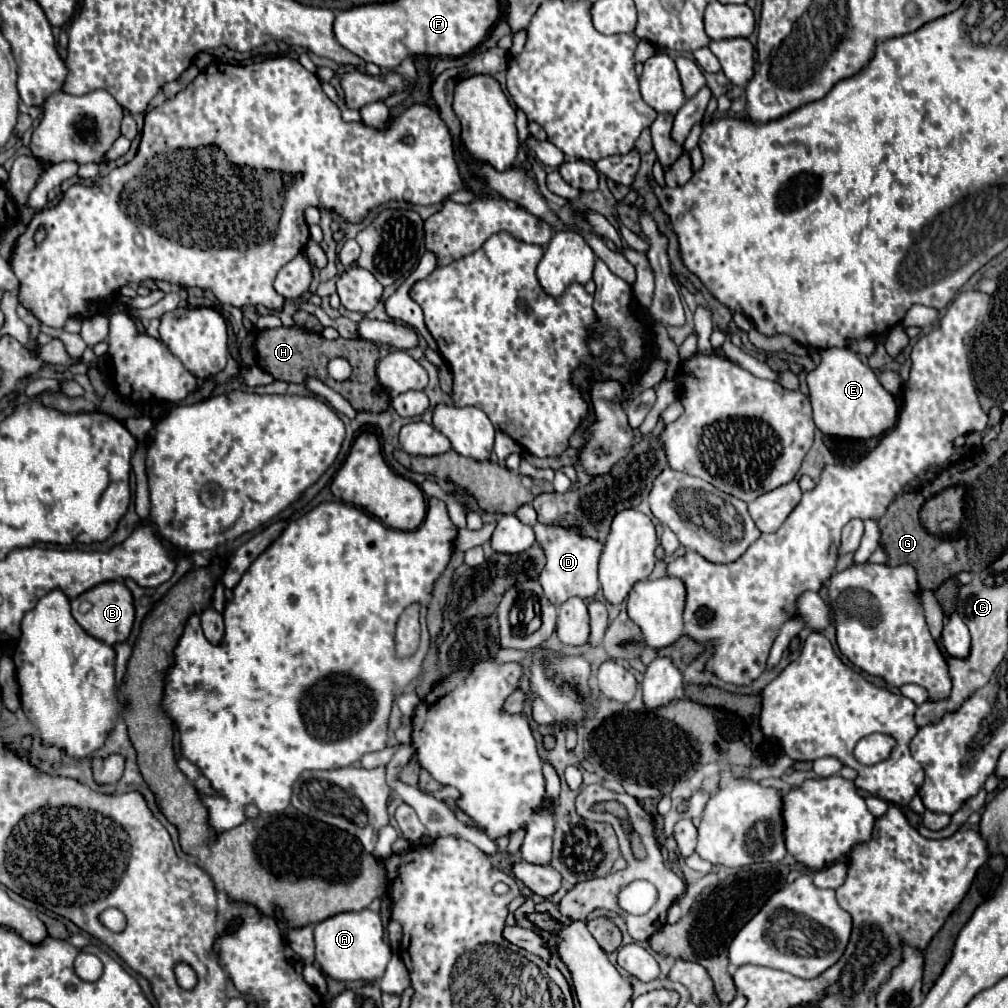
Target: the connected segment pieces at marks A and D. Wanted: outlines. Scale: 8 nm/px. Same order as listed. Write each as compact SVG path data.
M370 908L358 912L340 912L318 924L314 924L315 961L320 968L344 982L354 980L378 980L386 972L392 958L390 946L384 942L384 926L378 912Z
M536 524L536 542L540 548L544 548L546 554L546 566L540 574L540 584L544 588L544 594L554 606L562 606L568 598L580 596L580 598L592 598L596 590L600 588L598 582L598 560L602 554L602 544L596 544L596 540L588 540L578 536L576 528L562 528L562 526L544 526Z

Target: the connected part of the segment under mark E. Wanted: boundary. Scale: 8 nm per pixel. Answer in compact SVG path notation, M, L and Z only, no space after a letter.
M828 348L820 350L820 356L822 362L806 376L806 382L814 408L814 424L822 434L868 440L894 428L898 420L896 396L878 382L874 372L862 364L856 352L850 348Z

